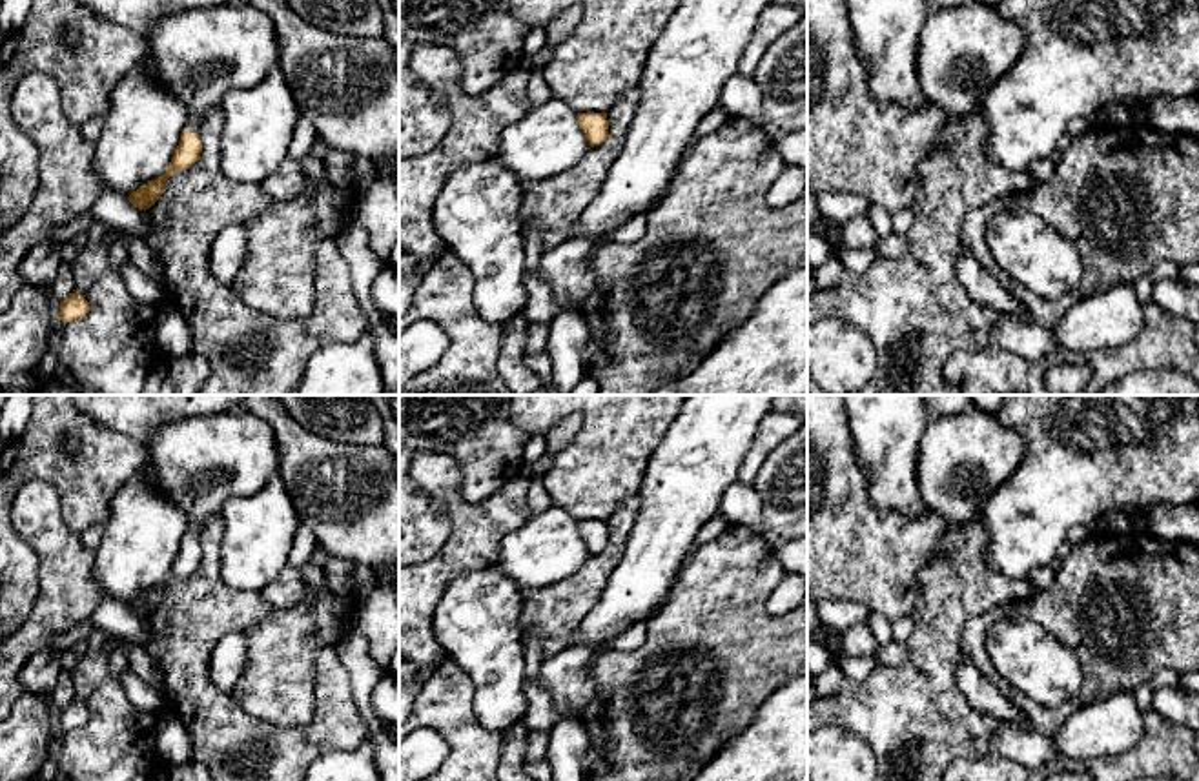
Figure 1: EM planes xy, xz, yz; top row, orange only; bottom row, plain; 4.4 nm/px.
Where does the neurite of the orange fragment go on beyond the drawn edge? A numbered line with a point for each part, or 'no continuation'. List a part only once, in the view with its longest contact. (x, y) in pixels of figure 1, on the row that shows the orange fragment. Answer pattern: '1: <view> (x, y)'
1: xy (199, 55)

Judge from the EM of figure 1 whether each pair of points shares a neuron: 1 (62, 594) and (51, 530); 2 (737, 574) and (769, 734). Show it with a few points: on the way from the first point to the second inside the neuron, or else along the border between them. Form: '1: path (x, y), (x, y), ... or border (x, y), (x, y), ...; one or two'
1: path (62, 578), (62, 554), (57, 547); one
2: border (788, 679), (737, 734); two

